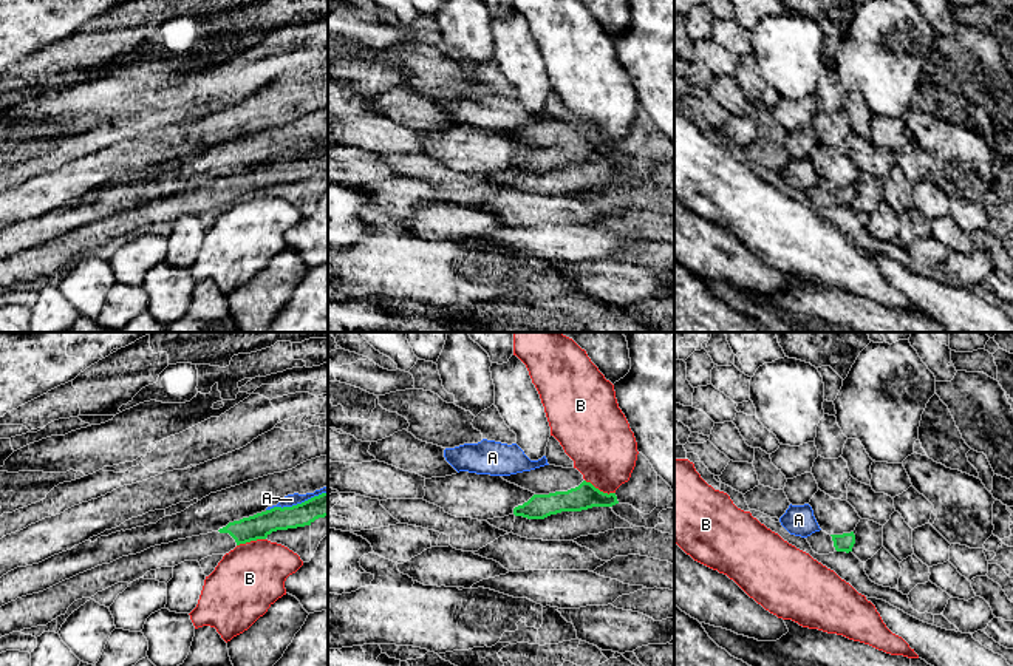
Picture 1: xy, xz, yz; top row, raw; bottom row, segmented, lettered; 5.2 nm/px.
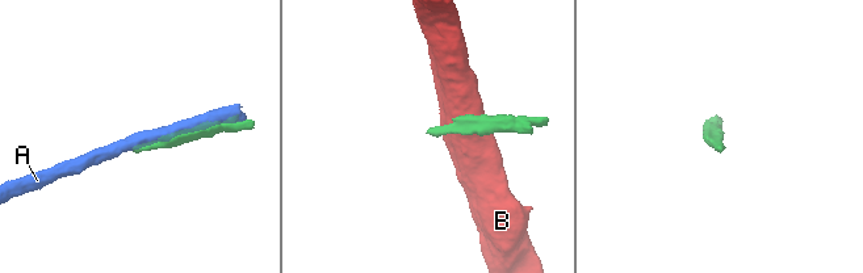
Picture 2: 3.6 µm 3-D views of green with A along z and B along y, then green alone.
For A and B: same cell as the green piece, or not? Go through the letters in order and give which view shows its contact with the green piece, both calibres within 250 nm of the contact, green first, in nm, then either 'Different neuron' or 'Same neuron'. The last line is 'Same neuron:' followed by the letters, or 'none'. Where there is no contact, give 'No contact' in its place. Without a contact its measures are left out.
A: Touches green in xy. Thickness 130 nm (green) against 60 nm. Different neuron
B: Touches green in xz. Thickness 130 nm (green) against 340 nm. Different neuron
Same neuron: none

